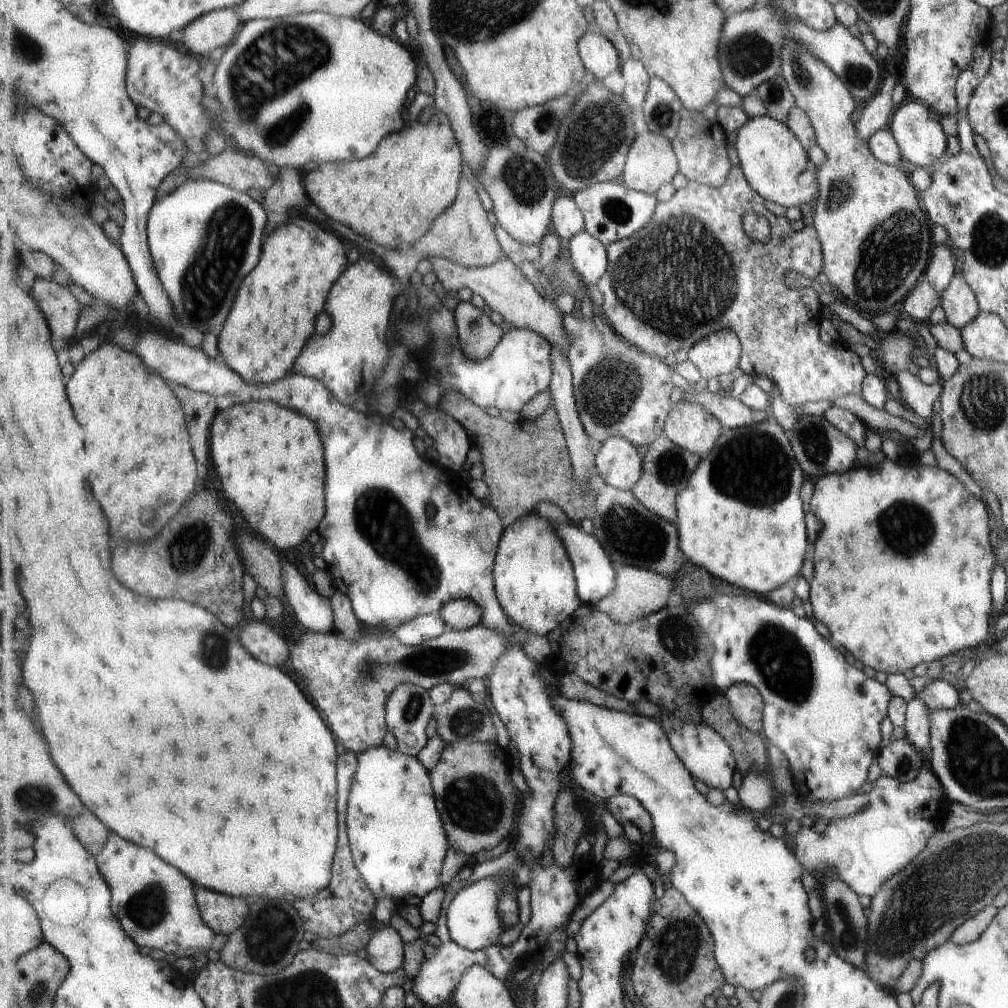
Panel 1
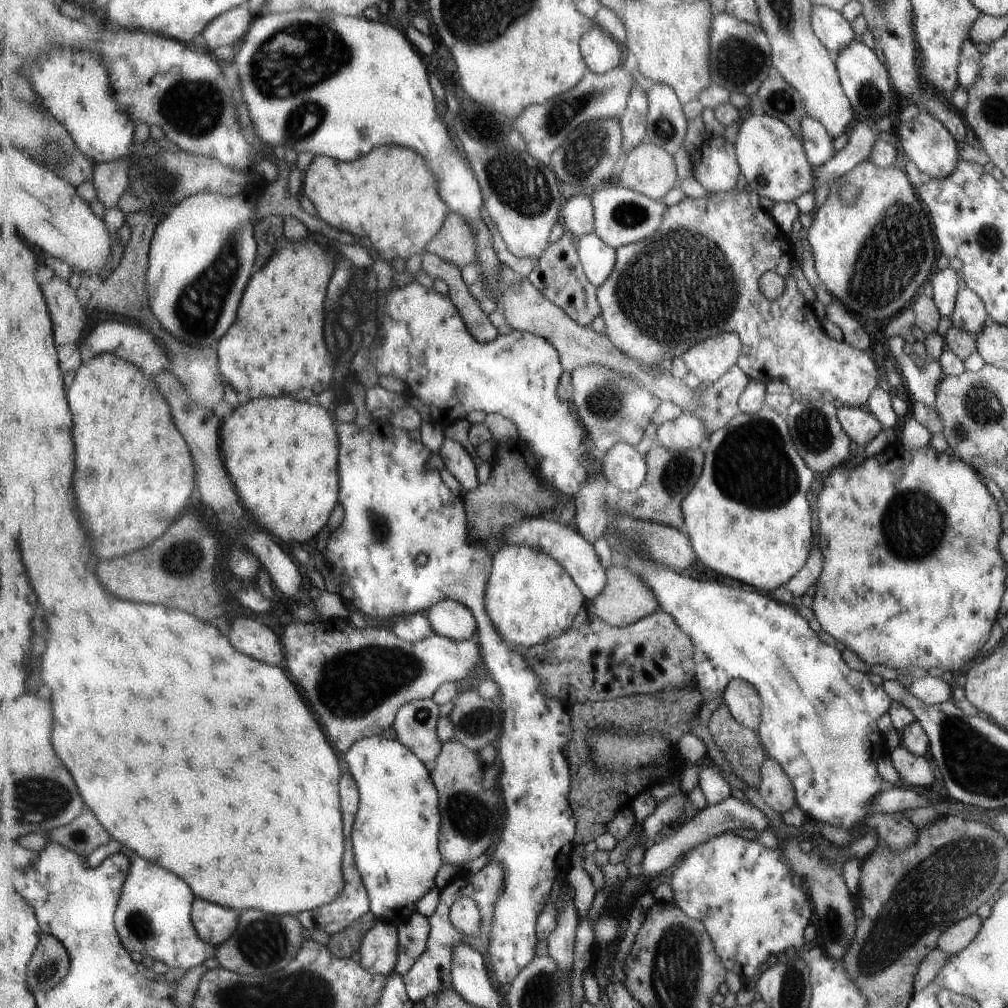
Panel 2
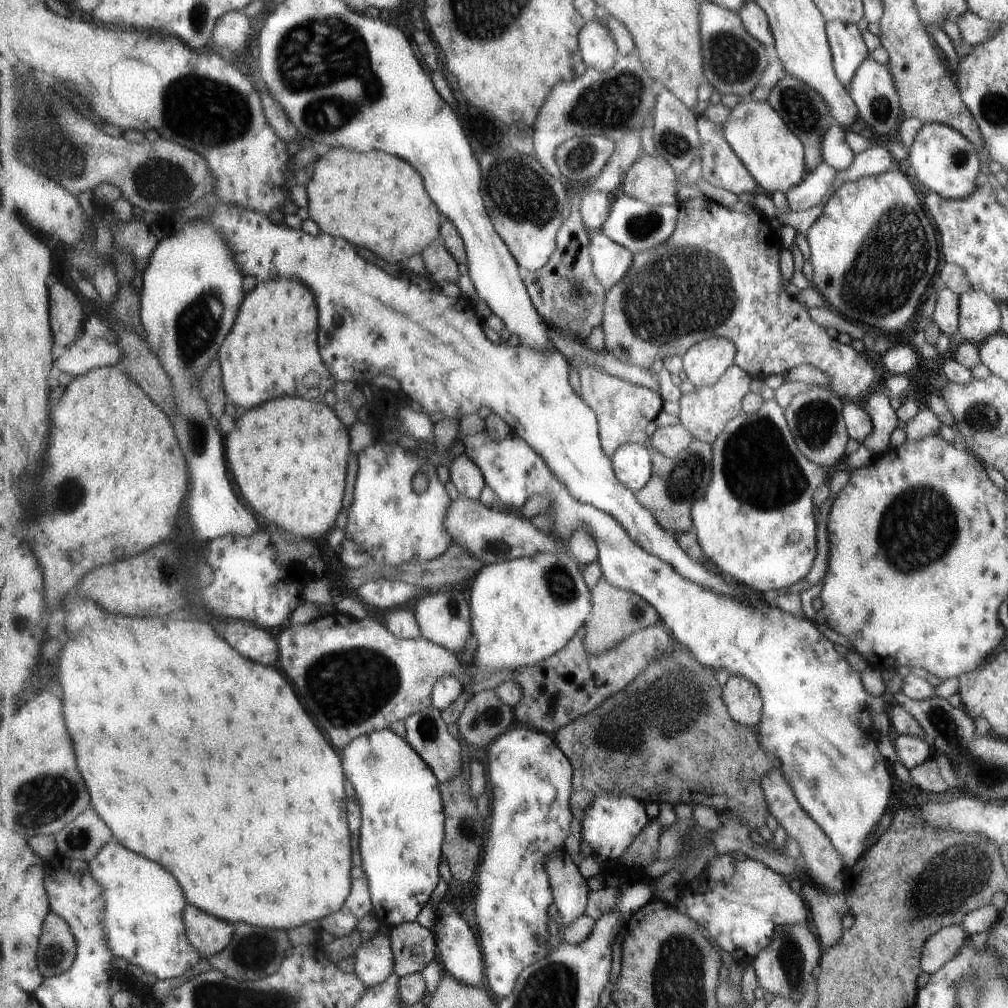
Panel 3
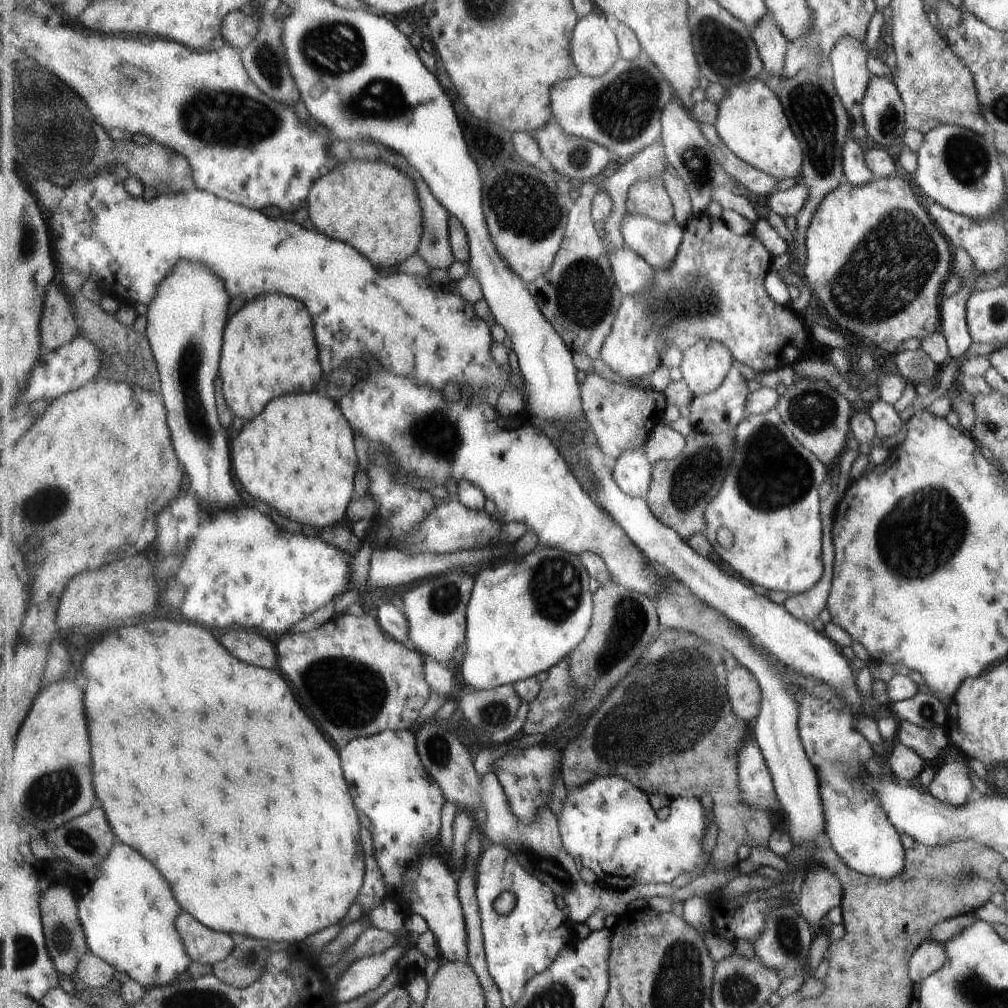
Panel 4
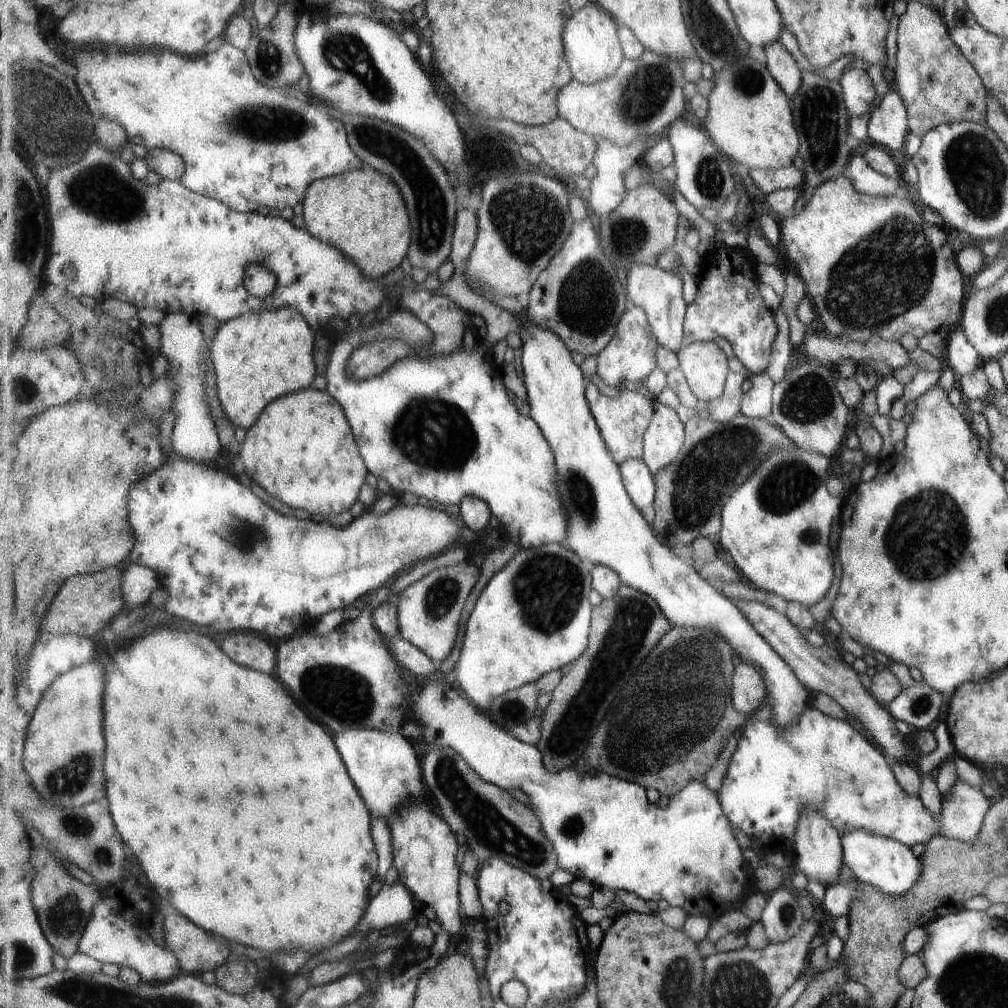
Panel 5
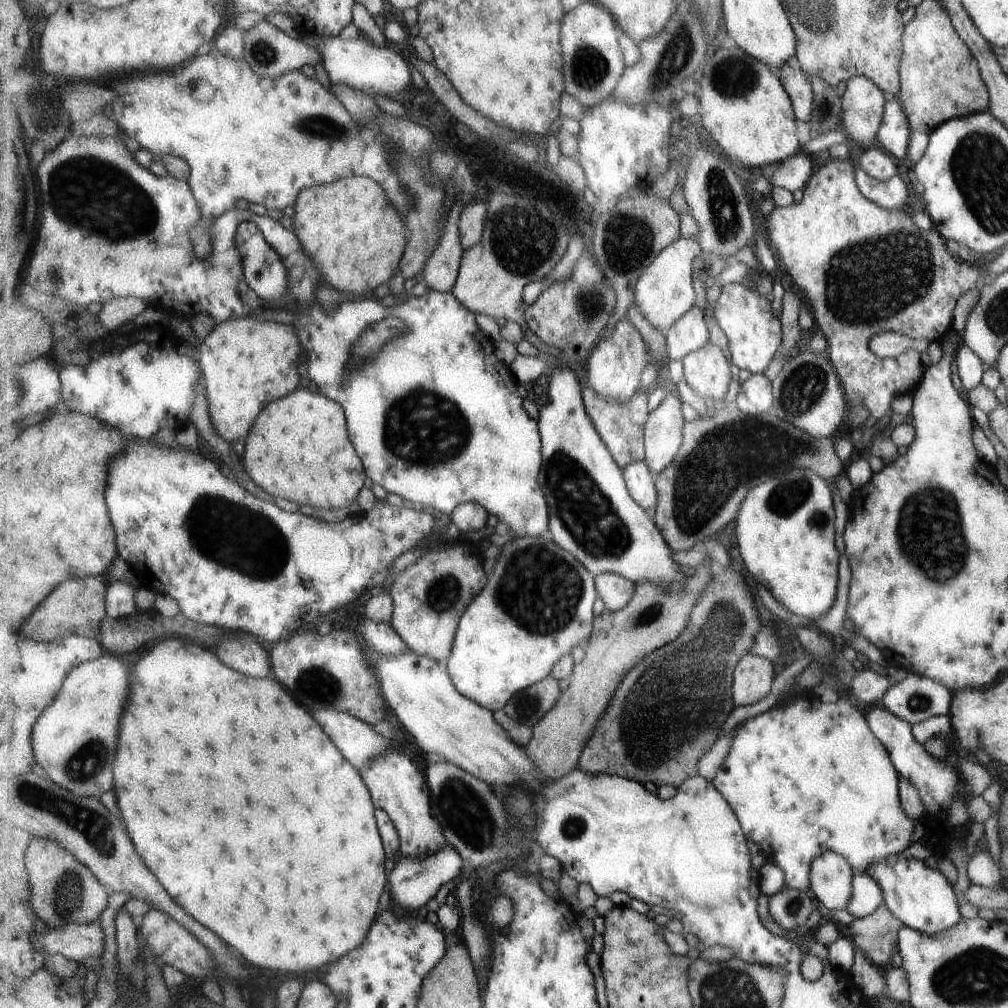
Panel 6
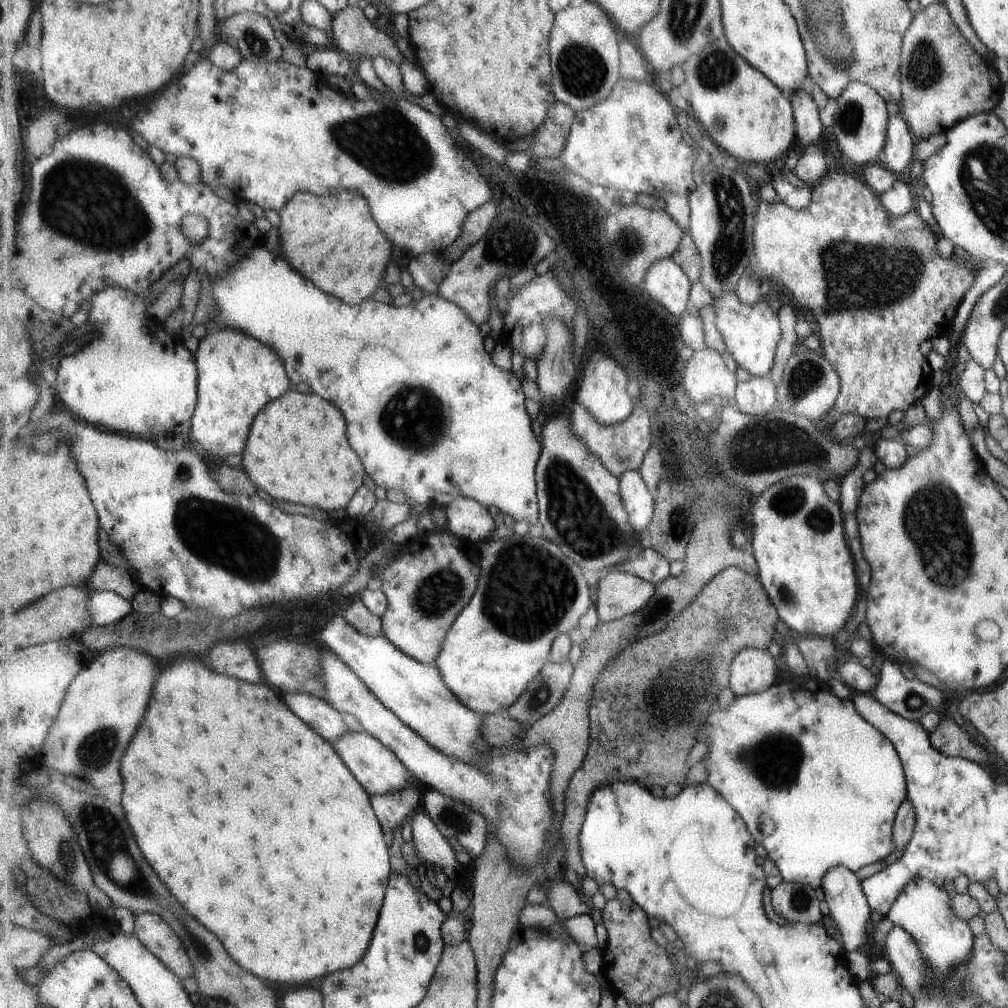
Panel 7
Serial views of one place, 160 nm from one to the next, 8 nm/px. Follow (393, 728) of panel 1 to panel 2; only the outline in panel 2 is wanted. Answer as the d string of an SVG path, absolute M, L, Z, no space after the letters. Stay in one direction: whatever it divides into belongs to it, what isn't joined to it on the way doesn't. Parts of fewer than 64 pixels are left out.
M417 699L405 703L397 711L394 730L397 740L409 747L425 764L436 762L443 744L438 737L439 705L431 699Z

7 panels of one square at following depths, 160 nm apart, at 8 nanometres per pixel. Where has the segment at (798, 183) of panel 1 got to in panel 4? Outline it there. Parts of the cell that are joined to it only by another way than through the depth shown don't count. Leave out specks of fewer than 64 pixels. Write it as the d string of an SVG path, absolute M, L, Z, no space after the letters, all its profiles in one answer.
M759 78L728 90L727 96L719 105L718 119L714 124L720 140L734 155L779 182L795 178L801 164L799 146L793 136L791 122L783 110L776 92Z

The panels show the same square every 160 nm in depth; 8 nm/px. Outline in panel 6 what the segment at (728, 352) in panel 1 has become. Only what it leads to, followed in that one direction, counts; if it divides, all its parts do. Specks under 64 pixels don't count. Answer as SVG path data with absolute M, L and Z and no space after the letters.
M712 343L690 352L683 360L683 381L689 383L703 398L712 402L725 398L735 376L725 352Z

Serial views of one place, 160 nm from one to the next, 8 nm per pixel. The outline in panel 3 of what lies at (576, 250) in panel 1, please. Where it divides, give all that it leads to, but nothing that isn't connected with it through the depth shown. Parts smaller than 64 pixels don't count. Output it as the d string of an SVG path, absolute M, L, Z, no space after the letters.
M601 230L592 232L590 239L590 255L595 274L606 289L613 288L629 272L634 261L633 254L613 242Z

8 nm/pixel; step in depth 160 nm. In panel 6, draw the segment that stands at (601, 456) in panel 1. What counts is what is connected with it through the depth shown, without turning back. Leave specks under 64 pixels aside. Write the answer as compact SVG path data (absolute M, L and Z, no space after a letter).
M645 461L634 462L624 469L624 477L633 498L653 515L658 505L658 490L655 473Z

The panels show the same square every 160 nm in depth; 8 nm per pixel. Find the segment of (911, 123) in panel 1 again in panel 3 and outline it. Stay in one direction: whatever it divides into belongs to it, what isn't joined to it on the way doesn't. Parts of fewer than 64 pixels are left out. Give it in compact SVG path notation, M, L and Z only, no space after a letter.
M923 123L907 151L907 160L918 181L927 190L946 199L965 198L983 181L979 172L979 161L983 156L955 129L941 123Z

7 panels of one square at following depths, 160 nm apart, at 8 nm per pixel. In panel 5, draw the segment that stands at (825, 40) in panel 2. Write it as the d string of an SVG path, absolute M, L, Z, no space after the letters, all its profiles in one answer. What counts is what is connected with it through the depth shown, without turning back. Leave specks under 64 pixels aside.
M847 67L841 72L837 82L842 90L842 101L849 116L861 116L869 112L875 93L871 80L864 70Z

